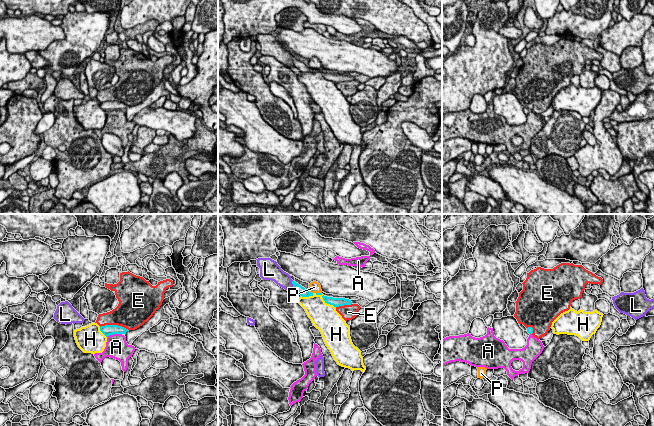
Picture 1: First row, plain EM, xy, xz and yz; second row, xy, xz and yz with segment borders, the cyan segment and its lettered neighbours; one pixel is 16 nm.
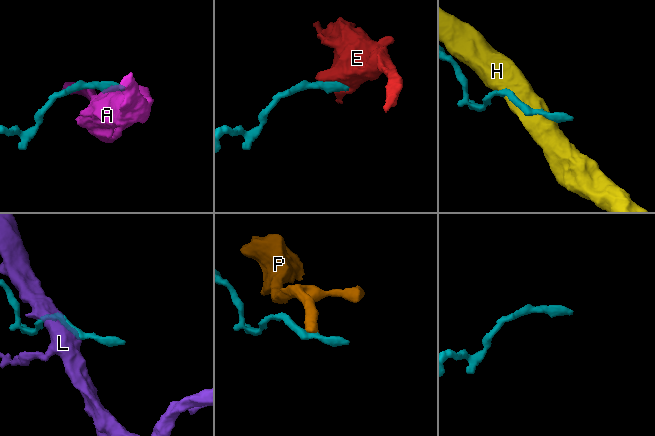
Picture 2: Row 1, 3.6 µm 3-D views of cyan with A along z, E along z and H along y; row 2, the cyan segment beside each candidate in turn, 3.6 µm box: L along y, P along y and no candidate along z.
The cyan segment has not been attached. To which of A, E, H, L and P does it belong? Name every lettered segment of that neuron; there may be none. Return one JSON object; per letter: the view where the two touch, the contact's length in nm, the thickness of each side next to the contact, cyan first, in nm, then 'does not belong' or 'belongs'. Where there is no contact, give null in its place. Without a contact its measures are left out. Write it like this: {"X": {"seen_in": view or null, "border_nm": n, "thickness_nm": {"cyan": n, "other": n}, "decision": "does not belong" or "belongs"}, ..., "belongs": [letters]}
{"A": {"seen_in": "xy", "border_nm": 240, "thickness_nm": {"cyan": 170, "other": 360}, "decision": "does not belong"}, "E": {"seen_in": "xy", "border_nm": 460, "thickness_nm": {"cyan": 170, "other": 380}, "decision": "does not belong"}, "H": {"seen_in": "xz", "border_nm": 400, "thickness_nm": {"cyan": 160, "other": 420}, "decision": "does not belong"}, "L": {"seen_in": "xz", "border_nm": 150, "thickness_nm": {"cyan": 140, "other": 240}, "decision": "does not belong"}, "P": {"seen_in": "xz", "border_nm": 110, "thickness_nm": {"cyan": 140, "other": 190}, "decision": "does not belong"}, "belongs": []}

